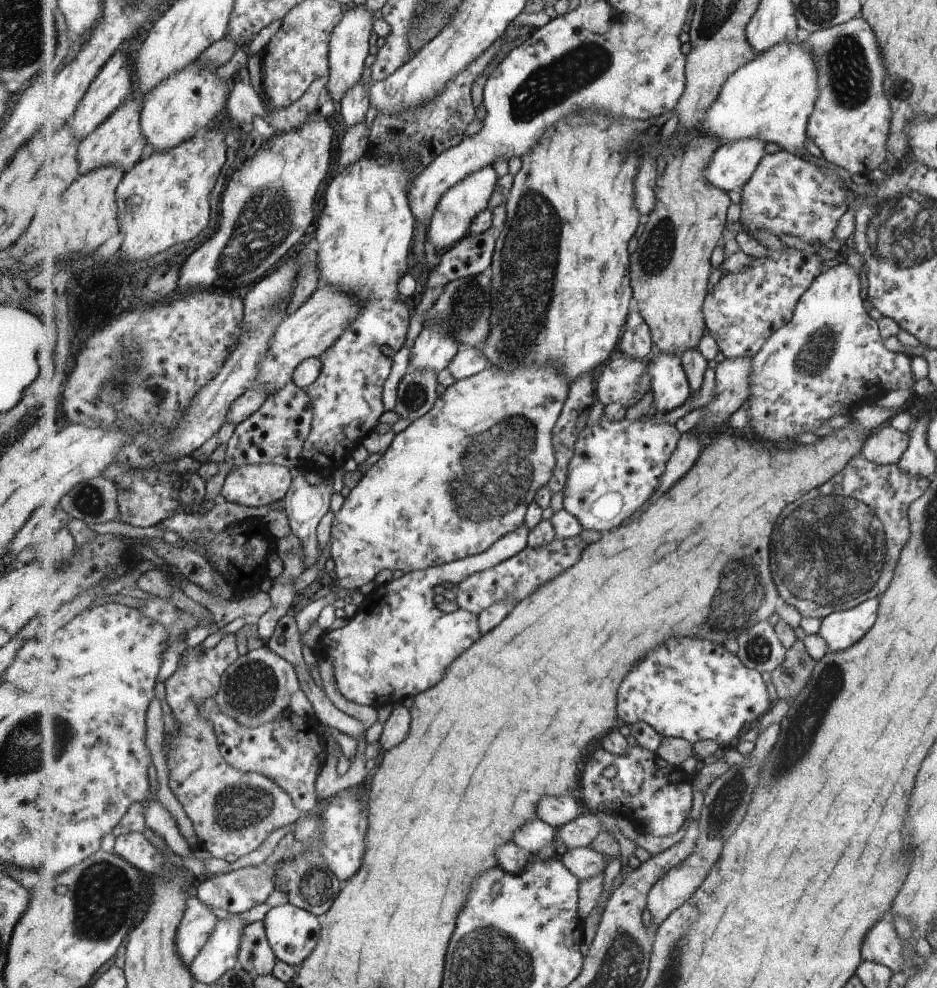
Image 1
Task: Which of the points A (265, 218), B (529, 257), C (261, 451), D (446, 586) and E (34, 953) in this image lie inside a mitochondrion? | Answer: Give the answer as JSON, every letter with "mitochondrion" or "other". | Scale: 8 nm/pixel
{"A":"mitochondrion","B":"mitochondrion","C":"other","D":"other","E":"other"}

